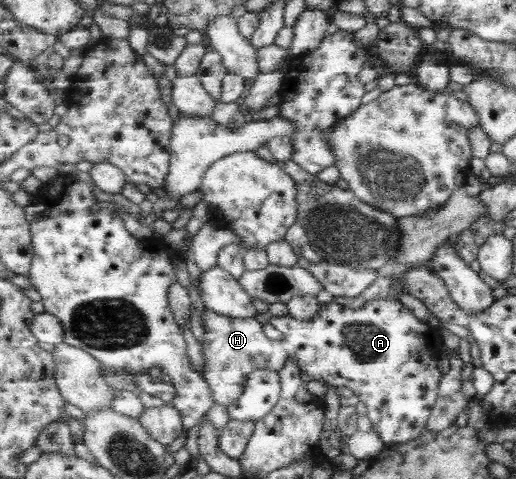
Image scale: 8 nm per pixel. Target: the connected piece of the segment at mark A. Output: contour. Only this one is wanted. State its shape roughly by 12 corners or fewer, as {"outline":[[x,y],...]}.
{"outline":[[397,299],[268,321],[386,444],[439,399],[431,325]]}

